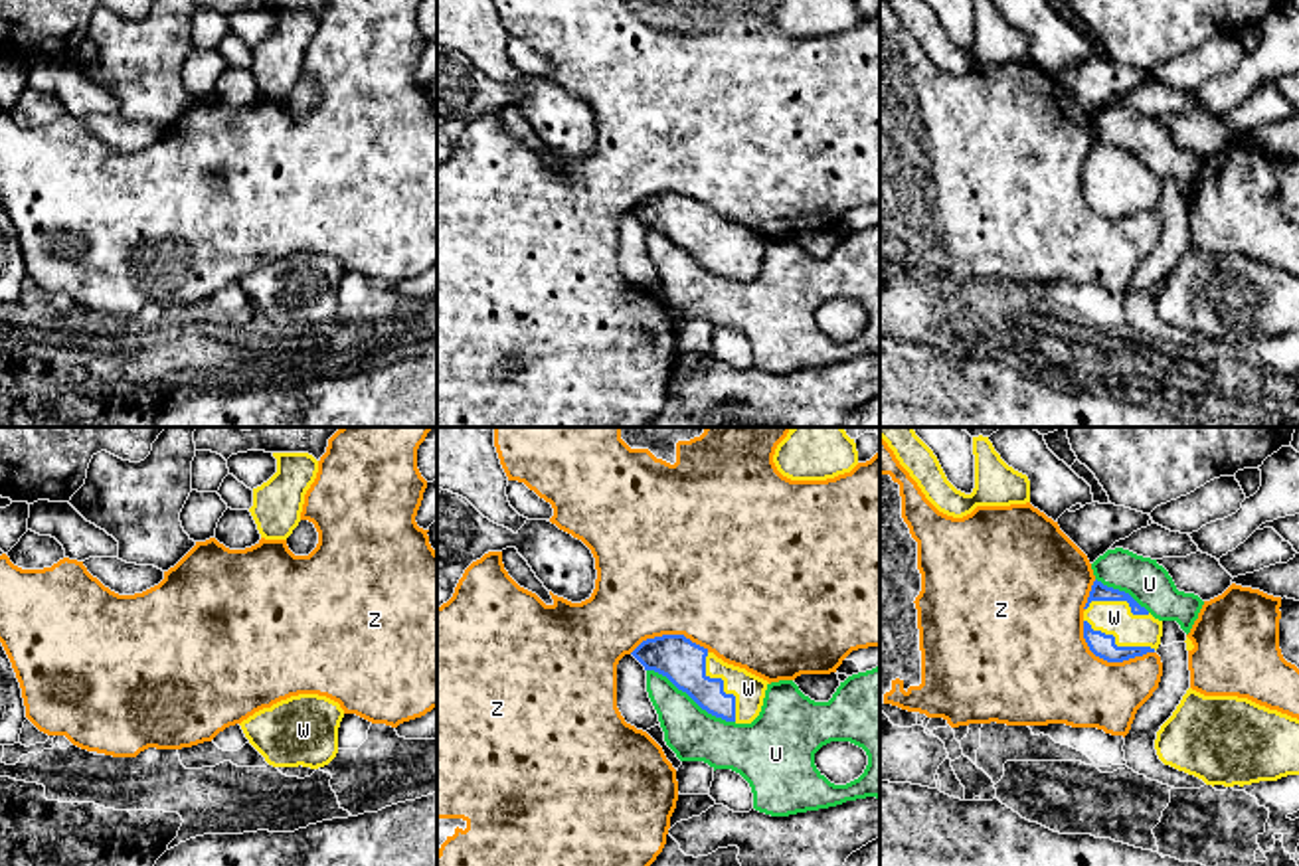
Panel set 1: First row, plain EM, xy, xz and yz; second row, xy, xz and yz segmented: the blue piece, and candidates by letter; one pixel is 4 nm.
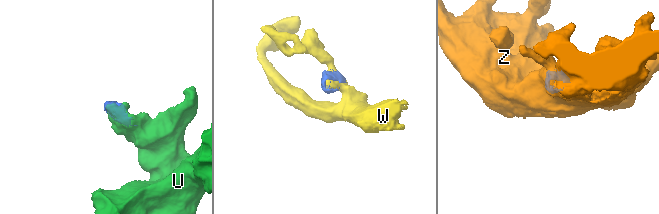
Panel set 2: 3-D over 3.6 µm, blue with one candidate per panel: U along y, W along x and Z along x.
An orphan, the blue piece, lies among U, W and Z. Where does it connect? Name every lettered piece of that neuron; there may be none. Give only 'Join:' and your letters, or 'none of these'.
Join: W

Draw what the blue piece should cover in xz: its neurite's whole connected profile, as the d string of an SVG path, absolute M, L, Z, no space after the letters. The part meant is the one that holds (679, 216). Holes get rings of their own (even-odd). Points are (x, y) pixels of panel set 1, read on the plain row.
M684 192L647 196L631 212L716 275L751 281L761 269L769 239L724 219Z

